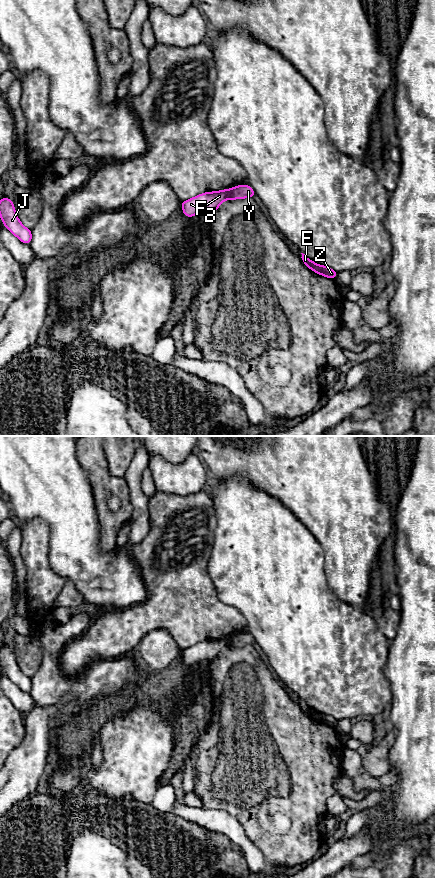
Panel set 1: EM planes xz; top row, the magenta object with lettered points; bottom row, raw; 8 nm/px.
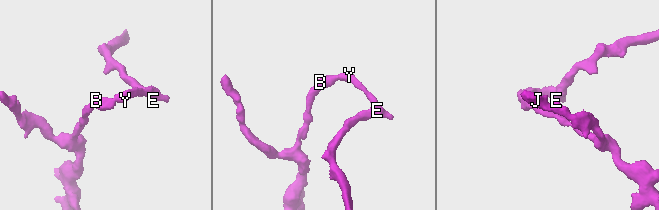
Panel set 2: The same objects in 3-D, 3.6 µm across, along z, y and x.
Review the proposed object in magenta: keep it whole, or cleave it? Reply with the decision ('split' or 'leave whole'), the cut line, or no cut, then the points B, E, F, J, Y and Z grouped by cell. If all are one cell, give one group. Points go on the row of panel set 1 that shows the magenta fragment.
split; cut in xz along (228, 189), (229, 198); B F J / E Y Z

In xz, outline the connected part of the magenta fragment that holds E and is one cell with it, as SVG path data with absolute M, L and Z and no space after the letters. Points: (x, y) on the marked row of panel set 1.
M301 253L302 254L302 260L303 260L303 264L308 267L309 269L311 269L313 272L319 274L319 275L322 275L324 277L328 277L330 279L334 279L336 278L337 276L337 272L335 270L333 270L332 268L330 267L327 267L327 266L324 266L324 265L319 265L315 262L313 262L312 260L310 260L309 258L307 258L305 256L305 254Z

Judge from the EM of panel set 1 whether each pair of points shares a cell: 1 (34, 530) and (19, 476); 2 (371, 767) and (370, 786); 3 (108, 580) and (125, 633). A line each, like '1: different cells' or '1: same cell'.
1: different cells
2: different cells
3: different cells

